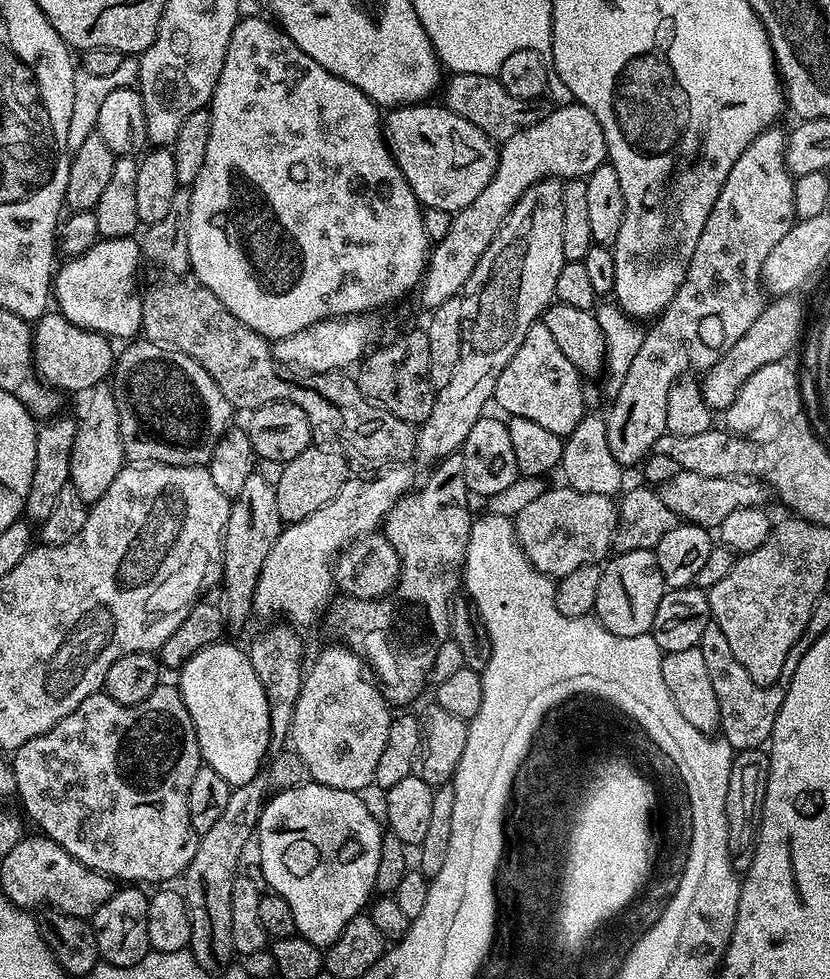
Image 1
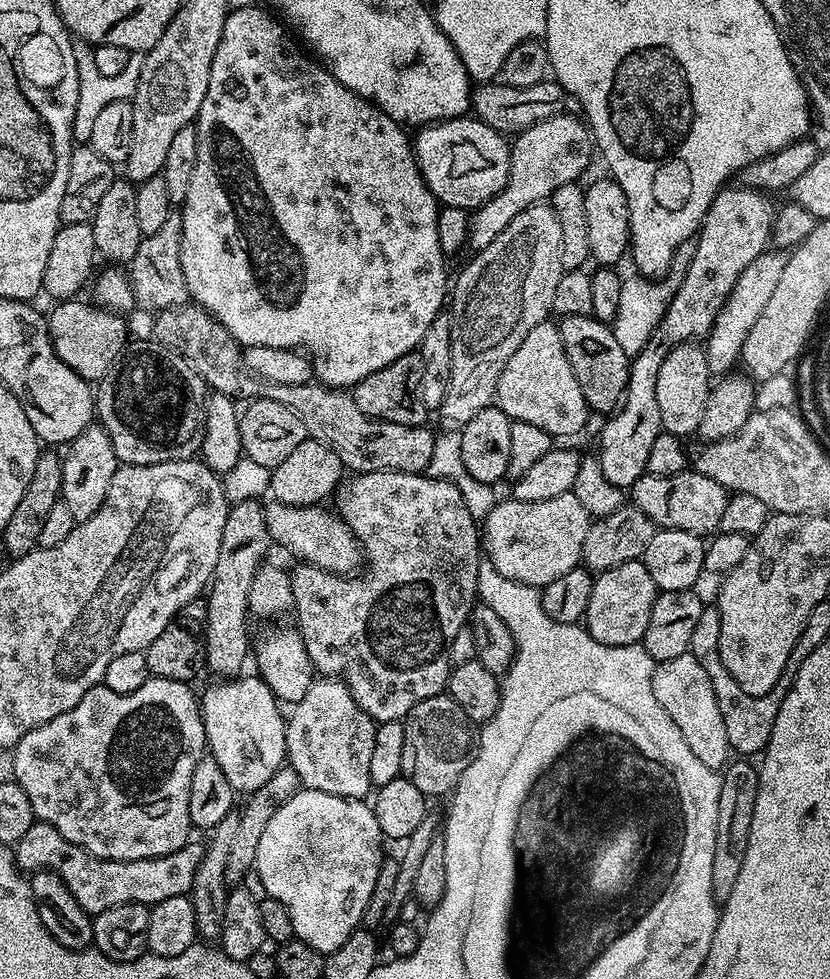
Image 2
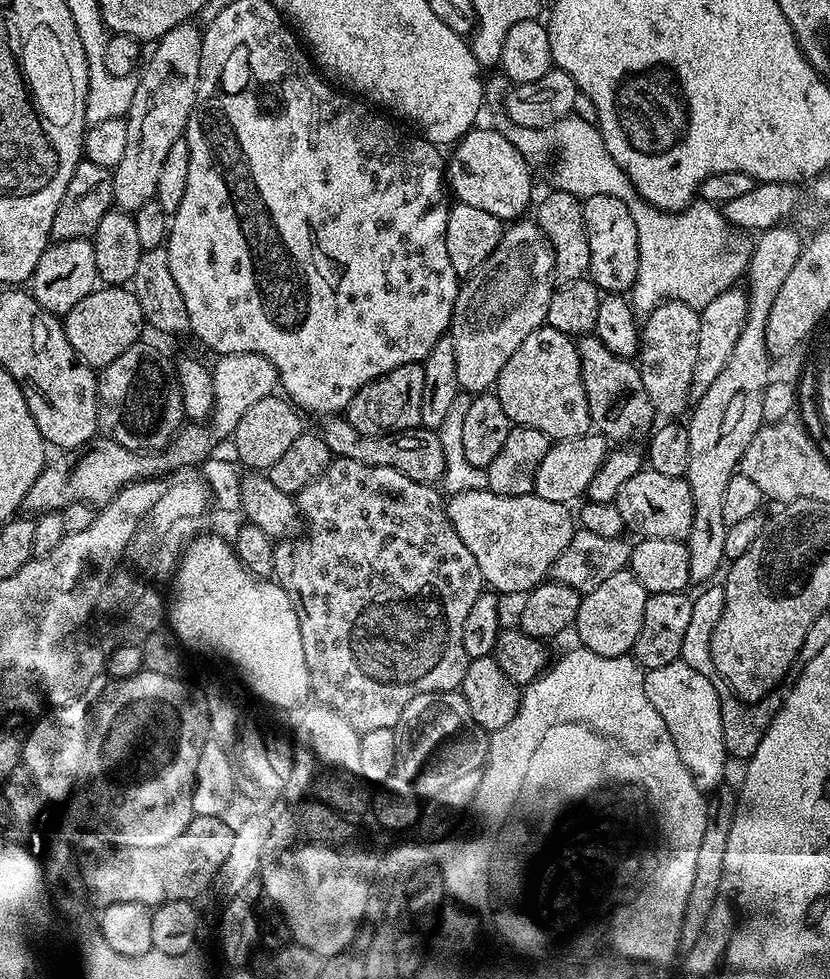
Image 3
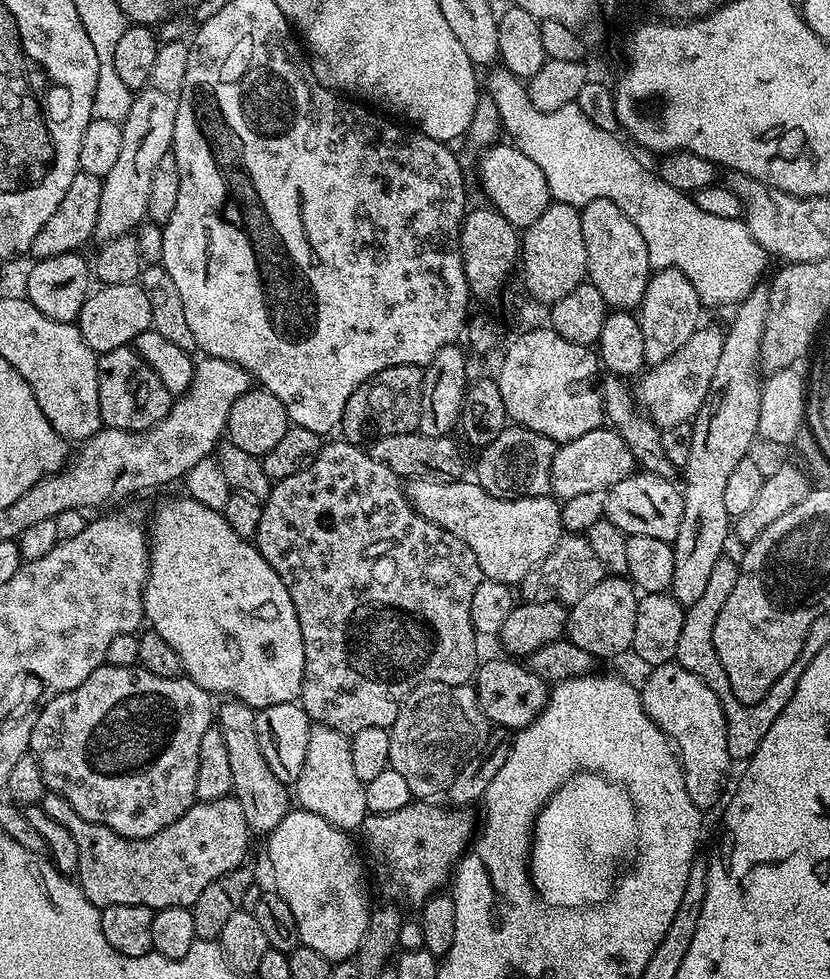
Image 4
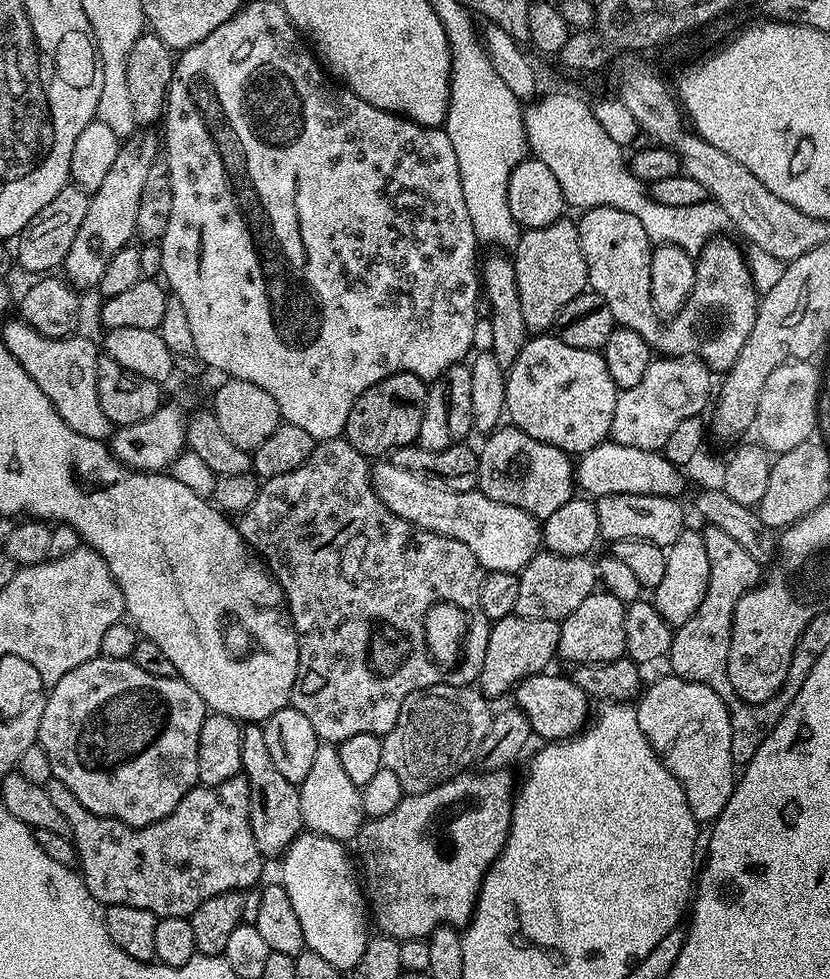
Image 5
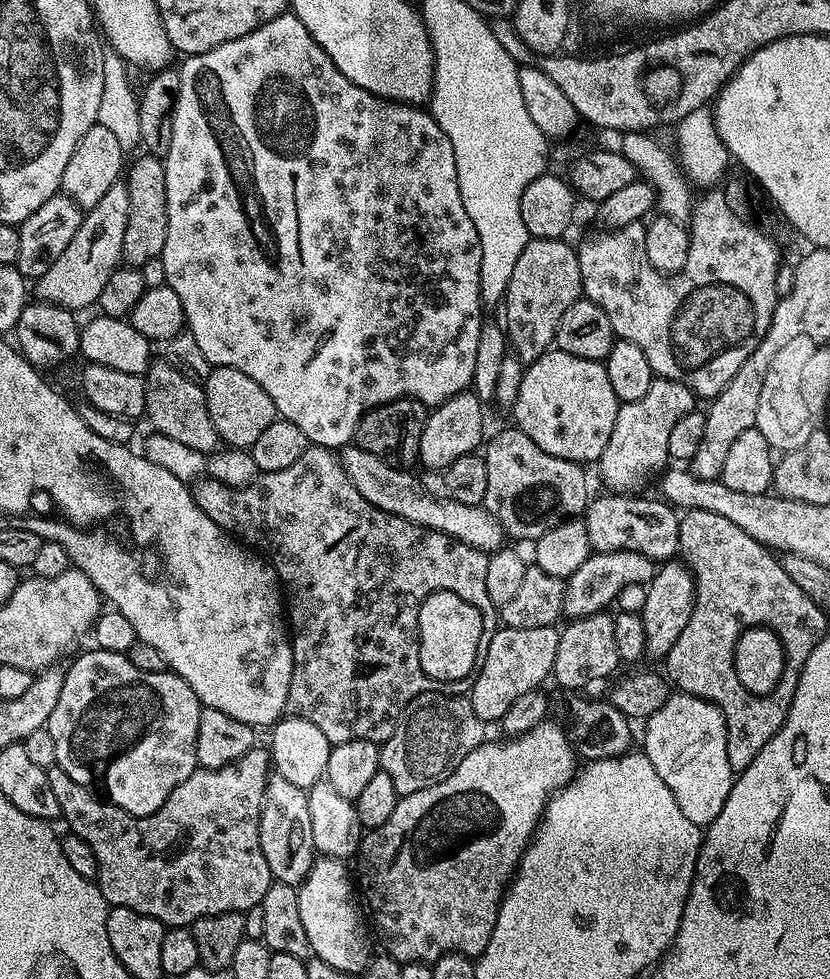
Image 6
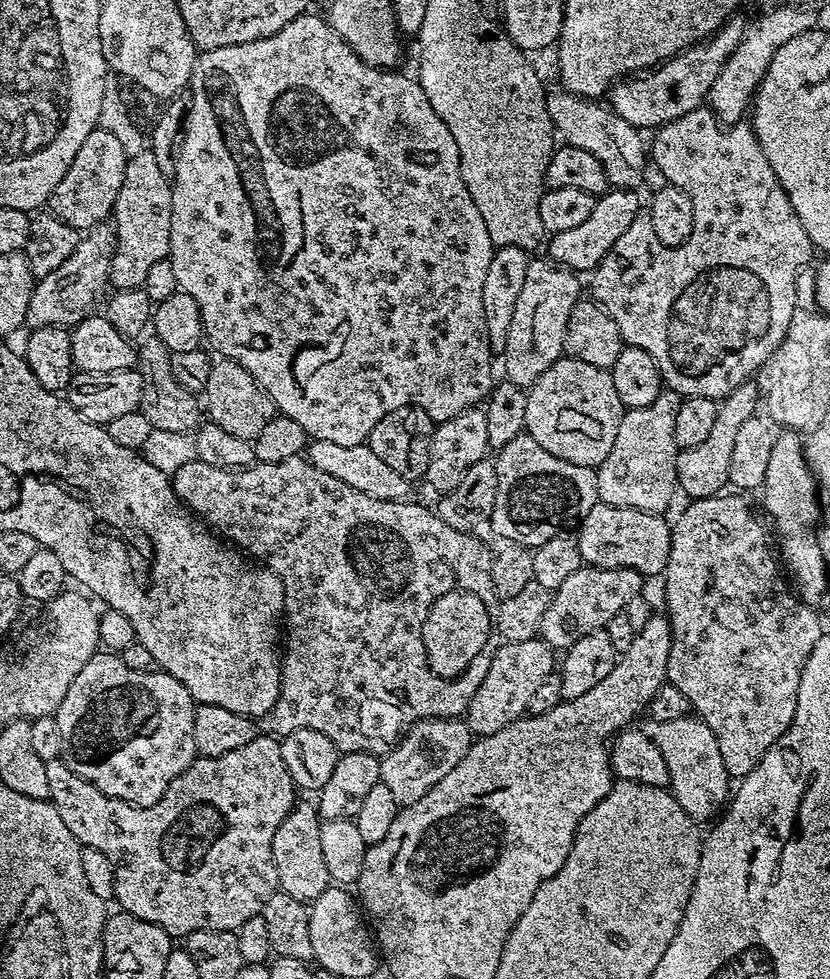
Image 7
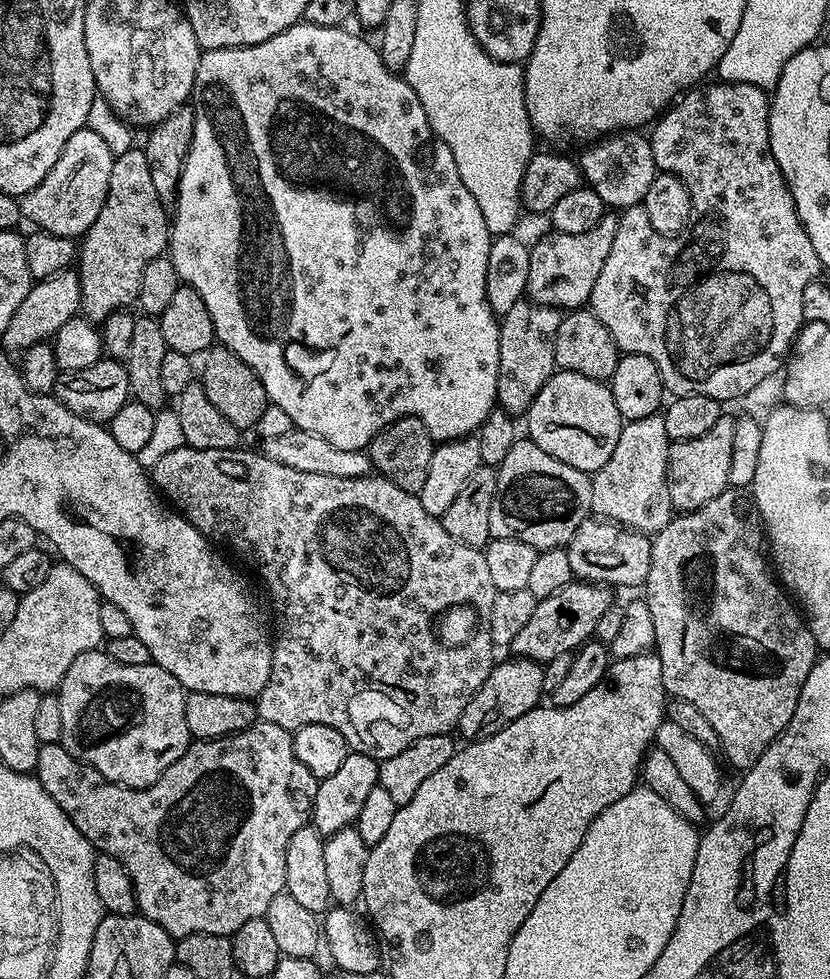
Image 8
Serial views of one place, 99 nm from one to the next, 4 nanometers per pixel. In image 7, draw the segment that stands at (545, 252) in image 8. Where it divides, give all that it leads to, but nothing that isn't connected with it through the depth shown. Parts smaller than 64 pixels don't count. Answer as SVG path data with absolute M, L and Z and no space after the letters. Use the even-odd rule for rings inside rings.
M618 188L609 189L596 199L594 209L590 216L579 226L571 230L553 233L548 244L547 255L553 263L567 267L580 274L593 271L600 264L602 258L614 246L618 238L630 227L636 216L641 215L642 200L636 197L635 191L626 191ZM585 272L585 273L584 273Z

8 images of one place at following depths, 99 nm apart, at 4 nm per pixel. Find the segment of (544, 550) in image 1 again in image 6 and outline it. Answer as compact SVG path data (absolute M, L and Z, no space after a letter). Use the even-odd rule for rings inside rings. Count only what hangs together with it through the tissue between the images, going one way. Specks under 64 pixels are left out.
M345 446L339 449L338 455L342 470L346 470L346 478L354 482L354 490L358 490L358 494L362 494L366 502L378 506L378 510L386 510L398 518L406 518L406 522L414 522L423 528L452 536L456 540L479 548L481 552L491 554L505 543L504 527L483 506L438 498L426 491L415 475L411 476L408 473L411 471L389 464L388 461L361 448Z

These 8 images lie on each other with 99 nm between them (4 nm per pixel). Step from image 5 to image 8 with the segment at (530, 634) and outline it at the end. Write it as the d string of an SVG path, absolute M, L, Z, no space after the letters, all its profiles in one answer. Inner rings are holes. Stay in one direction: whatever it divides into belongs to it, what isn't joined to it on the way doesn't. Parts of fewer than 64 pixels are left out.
M507 658L495 665L492 673L482 682L482 686L466 702L466 710L462 710L458 732L465 737L465 741L481 740L490 738L490 734L498 734L514 718L522 718L530 709L537 707L541 703L540 696L545 695L543 688L543 672L545 665L534 660L525 660L523 658Z

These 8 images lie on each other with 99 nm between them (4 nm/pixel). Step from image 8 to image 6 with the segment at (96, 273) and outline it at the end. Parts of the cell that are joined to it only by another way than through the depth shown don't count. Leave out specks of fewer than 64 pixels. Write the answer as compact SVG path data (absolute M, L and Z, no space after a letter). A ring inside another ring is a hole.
M143 154L136 161L131 161L130 171L126 176L128 193L130 194L130 214L126 222L126 238L122 242L124 251L122 260L128 266L142 266L155 256L163 257L166 246L166 226L168 211L166 210L166 174L164 161L159 156Z

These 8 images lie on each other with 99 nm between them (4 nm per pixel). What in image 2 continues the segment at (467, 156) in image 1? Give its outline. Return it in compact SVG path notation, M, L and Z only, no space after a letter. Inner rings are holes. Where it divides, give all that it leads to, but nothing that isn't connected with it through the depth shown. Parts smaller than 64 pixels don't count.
M465 114L457 116L455 120L445 120L421 127L417 132L420 133L414 136L416 160L429 190L434 193L441 205L475 210L497 196L506 186L510 174L509 141L481 120Z

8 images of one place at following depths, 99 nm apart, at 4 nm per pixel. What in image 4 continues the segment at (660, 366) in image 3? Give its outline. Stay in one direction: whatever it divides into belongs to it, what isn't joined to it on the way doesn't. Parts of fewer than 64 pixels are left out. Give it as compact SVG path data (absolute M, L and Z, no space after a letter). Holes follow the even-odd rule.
M657 268L649 275L646 294L638 309L638 319L642 326L642 342L646 346L645 365L666 362L679 348L686 346L696 328L701 327L702 305L696 288L677 268Z

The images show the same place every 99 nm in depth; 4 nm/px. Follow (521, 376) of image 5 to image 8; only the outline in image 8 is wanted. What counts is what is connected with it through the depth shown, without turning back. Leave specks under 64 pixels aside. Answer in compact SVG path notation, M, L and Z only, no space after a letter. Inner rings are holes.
M559 370L553 372L542 390L538 390L538 398L534 398L527 410L527 420L527 435L542 446L546 454L589 474L610 462L610 454L614 454L614 446L618 446L618 434L626 423L618 414L614 394L605 381Z

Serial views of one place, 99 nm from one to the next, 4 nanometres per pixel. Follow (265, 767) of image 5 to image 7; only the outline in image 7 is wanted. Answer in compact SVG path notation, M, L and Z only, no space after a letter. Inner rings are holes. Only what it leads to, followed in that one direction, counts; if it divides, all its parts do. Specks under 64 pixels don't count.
M308 798L297 799L293 808L282 818L282 824L274 830L272 849L278 870L279 891L290 894L290 898L298 898L298 902L311 905L330 887L330 877L322 854L322 817L317 805L304 799Z

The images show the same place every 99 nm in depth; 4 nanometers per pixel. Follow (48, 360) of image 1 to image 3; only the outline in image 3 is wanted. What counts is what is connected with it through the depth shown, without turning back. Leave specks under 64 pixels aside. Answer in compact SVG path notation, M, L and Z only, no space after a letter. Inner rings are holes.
M97 286L93 292L86 294L86 298L82 298L82 302L74 305L74 310L63 313L62 323L70 346L74 346L80 359L94 370L103 370L110 362L114 362L114 358L118 358L122 350L141 339L140 331L145 331L146 328L142 306L138 306L138 298L128 286Z

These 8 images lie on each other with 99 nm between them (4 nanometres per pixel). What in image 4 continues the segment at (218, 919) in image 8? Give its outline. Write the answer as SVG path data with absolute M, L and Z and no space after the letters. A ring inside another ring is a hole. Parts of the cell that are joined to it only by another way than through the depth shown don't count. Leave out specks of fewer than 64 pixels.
M45 791L39 805L46 810L46 814L50 814L50 818L70 830L74 843L78 845L78 883L86 898L90 898L92 905L101 910L115 904L146 906L153 910L190 906L198 902L198 894L202 894L202 890L206 890L214 878L222 878L222 874L241 867L247 861L244 859L248 856L250 833L246 826L246 814L242 814L242 806L236 801L235 795L192 804L182 818L170 822L170 826L158 830L158 834L147 836L145 840L127 840L110 830L110 826L82 818L82 814L74 811L70 802L66 802L66 798L57 792Z

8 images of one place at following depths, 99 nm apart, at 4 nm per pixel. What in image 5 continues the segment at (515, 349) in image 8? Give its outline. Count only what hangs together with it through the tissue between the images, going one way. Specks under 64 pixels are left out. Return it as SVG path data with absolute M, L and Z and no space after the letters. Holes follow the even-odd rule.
M568 219L555 220L550 226L523 229L511 257L518 282L518 302L522 302L522 318L526 318L530 330L551 329L562 306L589 287L580 230L575 219Z

